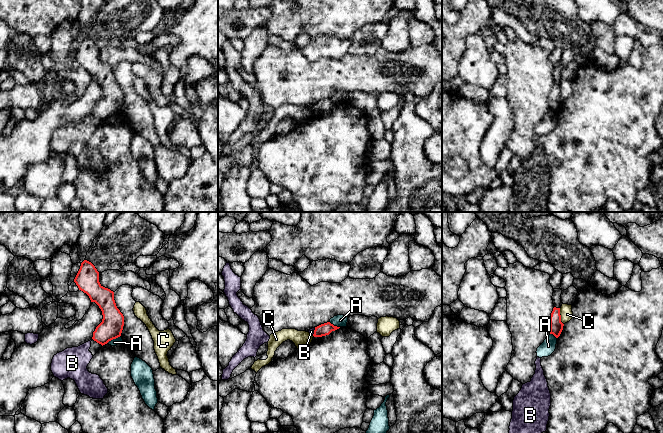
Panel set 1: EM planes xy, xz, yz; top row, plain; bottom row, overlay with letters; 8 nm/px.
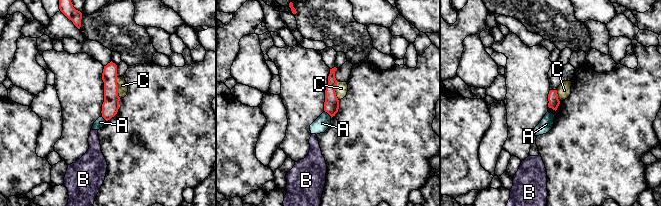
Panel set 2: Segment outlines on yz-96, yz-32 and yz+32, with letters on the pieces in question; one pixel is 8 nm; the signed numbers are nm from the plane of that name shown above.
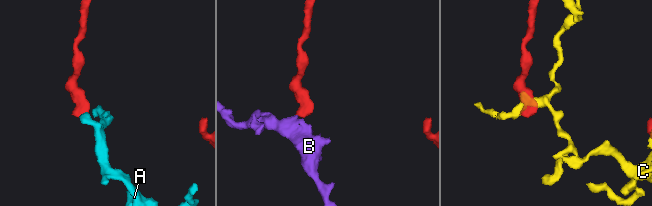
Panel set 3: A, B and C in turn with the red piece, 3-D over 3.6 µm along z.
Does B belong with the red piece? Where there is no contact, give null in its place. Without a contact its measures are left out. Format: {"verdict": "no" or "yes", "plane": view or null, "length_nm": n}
{"verdict": "no", "plane": "xz", "length_nm": 70}

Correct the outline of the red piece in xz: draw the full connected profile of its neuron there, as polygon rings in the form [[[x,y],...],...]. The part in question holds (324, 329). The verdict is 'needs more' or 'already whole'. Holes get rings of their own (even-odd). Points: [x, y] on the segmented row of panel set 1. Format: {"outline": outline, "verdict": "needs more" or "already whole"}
{"outline": [[[327,322],[315,327],[313,336],[314,337],[326,336],[326,335],[329,335],[332,331],[335,331],[339,328],[340,327],[334,326],[330,322]]], "verdict": "already whole"}

